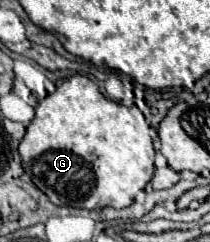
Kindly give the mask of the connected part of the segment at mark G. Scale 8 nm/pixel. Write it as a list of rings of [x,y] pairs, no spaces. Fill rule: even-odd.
[[[81,74],[67,78],[61,86],[57,86],[53,94],[39,100],[35,118],[27,126],[27,134],[21,140],[19,152],[25,172],[31,176],[33,184],[49,196],[53,204],[87,210],[129,206],[135,196],[145,190],[155,170],[155,148],[149,136],[149,124],[145,122],[145,116],[136,105],[125,106],[121,102],[105,98],[99,86]]]

